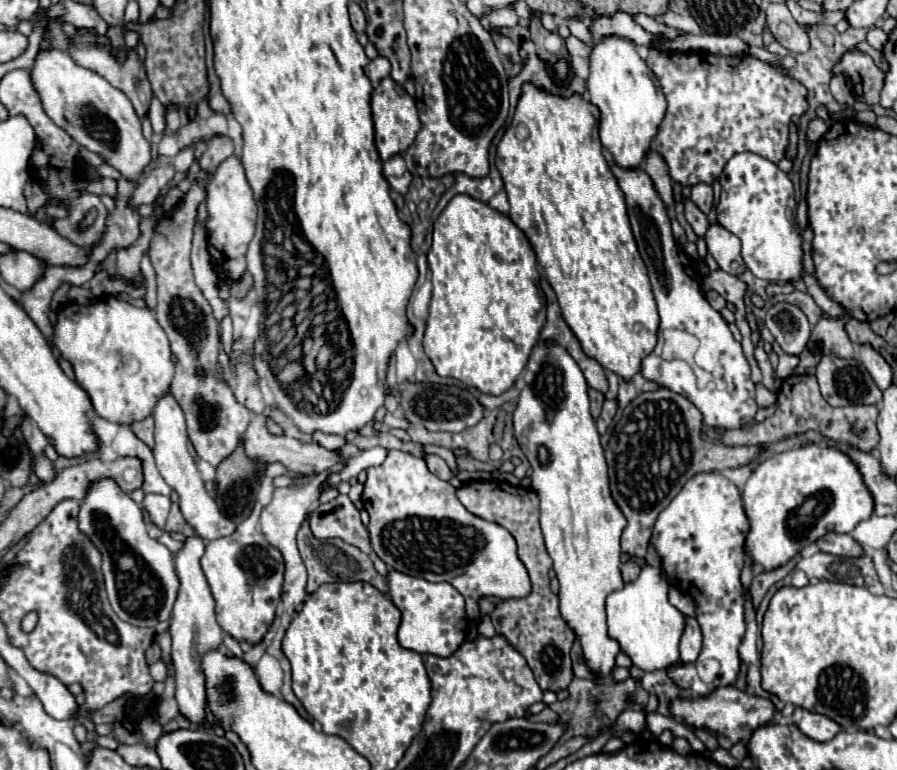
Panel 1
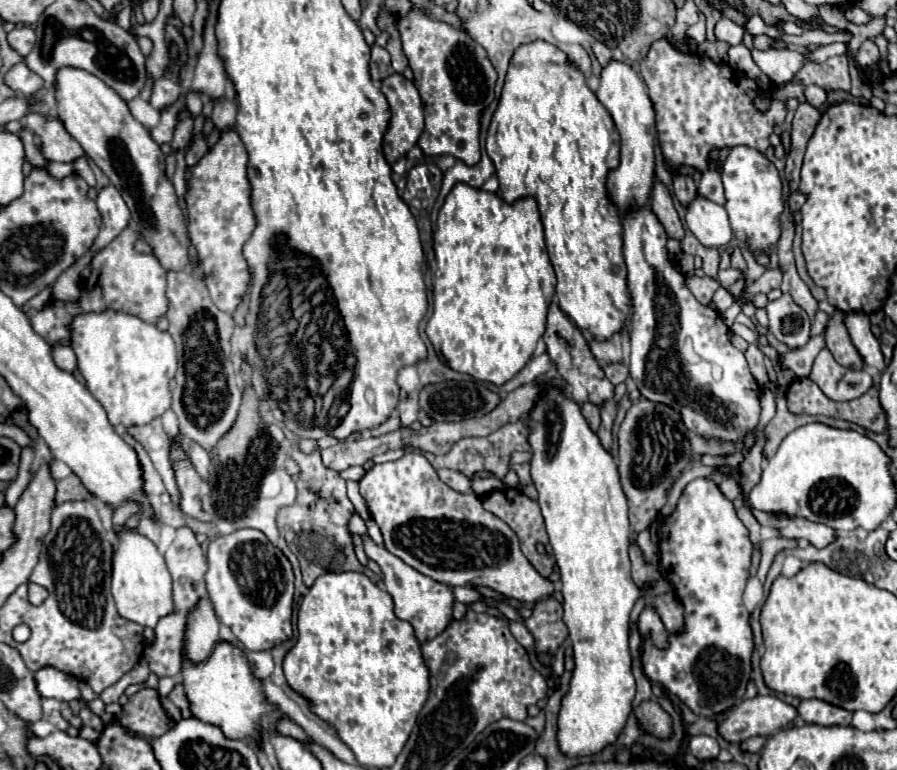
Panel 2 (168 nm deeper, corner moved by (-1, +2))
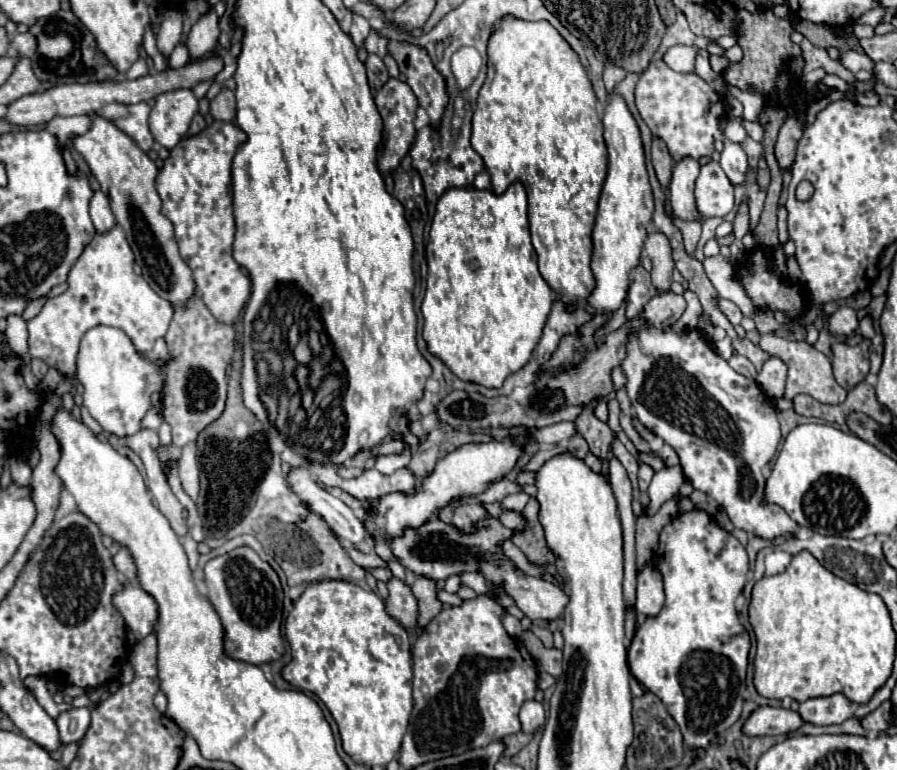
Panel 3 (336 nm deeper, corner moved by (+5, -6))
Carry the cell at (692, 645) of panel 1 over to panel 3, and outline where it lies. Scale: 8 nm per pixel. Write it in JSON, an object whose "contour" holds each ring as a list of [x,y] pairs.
{"contour":[[[648,564],[638,574],[638,592],[636,592],[636,610],[654,618],[664,606],[664,588],[662,576],[654,564]]]}

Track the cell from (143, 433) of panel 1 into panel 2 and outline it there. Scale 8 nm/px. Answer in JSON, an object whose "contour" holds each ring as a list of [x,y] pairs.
{"contour":[[[160,418],[152,420],[150,424],[144,424],[144,426],[130,426],[128,434],[144,446],[150,460],[154,462],[154,468],[158,470],[158,474],[164,480],[166,492],[172,498],[172,506],[180,508],[180,490],[176,488],[176,478],[174,478],[172,464],[170,464],[170,438],[162,428]]]}

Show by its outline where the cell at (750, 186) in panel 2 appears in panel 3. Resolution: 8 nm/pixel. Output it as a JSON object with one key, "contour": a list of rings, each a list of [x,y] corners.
{"contour":[[[724,142],[724,150],[720,154],[720,166],[728,180],[734,186],[744,186],[746,184],[746,174],[748,174],[748,158],[746,152],[742,150],[740,144],[734,142]]]}

